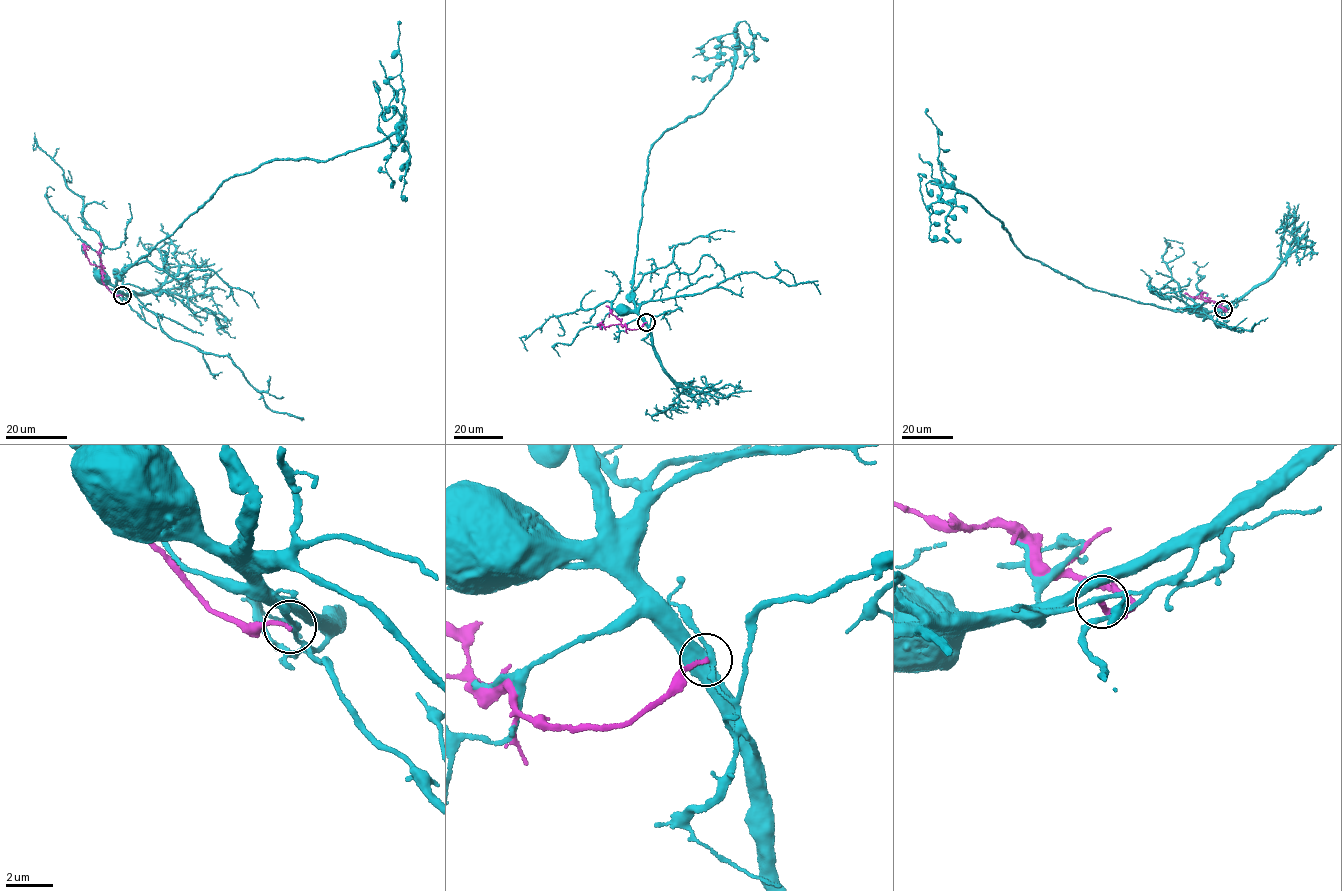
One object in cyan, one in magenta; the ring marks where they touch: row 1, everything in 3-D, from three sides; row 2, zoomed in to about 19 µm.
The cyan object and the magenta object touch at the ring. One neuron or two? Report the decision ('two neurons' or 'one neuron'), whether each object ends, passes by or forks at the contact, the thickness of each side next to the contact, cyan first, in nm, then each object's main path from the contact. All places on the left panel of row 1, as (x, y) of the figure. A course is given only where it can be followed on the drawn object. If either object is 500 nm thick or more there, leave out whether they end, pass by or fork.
two neurons; cyan passes by; magenta ends; calibres 200 and 180 nm; course cyan (122, 295), (102, 276); course magenta (122, 295), (106, 287), (101, 268), (89, 261), (85, 248)

